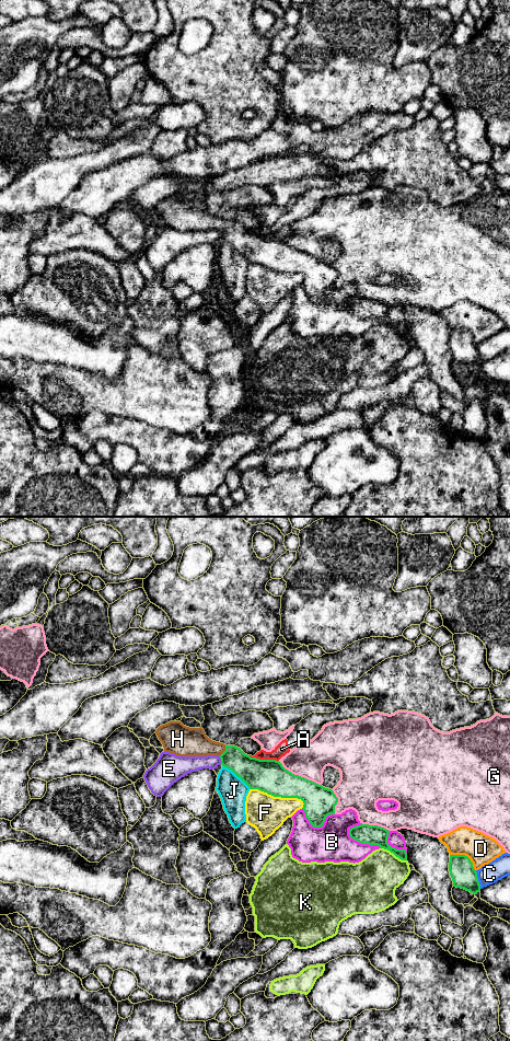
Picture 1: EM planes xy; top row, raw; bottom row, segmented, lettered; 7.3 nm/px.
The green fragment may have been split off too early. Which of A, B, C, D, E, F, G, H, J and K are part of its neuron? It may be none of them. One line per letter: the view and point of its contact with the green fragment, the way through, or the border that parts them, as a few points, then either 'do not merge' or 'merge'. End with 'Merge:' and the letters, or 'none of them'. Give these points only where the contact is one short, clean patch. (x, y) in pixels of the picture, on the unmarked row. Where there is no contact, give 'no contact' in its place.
A: contact xy (264, 234); border xy (248, 230), (278, 235); do not merge
B: contact xy (362, 317); do not merge
C: contact xy (477, 354); do not merge
D: contact xy (464, 330); do not merge
E: contact xy (221, 234); border xy (219, 231), (221, 238); do not merge
F: contact xy (277, 270); do not merge
G: contact xy (300, 251); do not merge
H: contact xy (224, 226); way xy (252, 245), (224, 226), (204, 221), (193, 216); merge
J: contact xy (236, 250); do not merge
K: contact xy (394, 328); do not merge
Merge: H

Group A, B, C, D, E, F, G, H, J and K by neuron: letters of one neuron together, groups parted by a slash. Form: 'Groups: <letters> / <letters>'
Groups: A E / B / C / D / F / G / H / J / K

